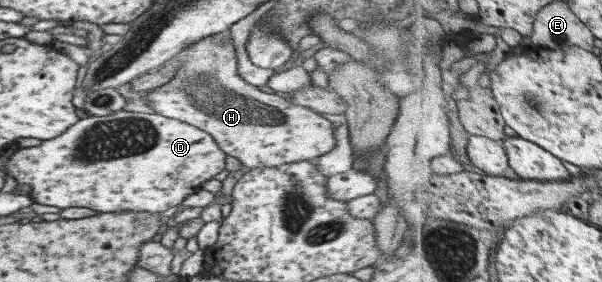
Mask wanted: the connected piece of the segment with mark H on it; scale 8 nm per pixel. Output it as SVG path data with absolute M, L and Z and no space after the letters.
M229 32L203 37L171 58L167 63L178 61L181 67L169 82L149 90L148 106L155 114L191 124L208 133L219 149L237 158L243 168L313 160L335 147L333 127L321 114L289 103L281 93L260 91L237 76Z

